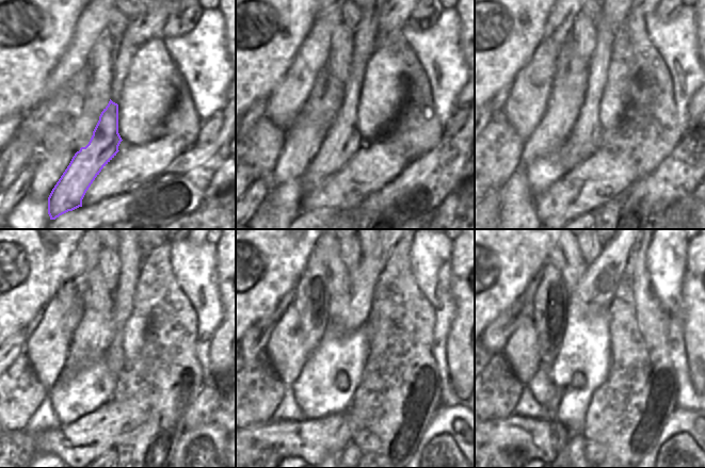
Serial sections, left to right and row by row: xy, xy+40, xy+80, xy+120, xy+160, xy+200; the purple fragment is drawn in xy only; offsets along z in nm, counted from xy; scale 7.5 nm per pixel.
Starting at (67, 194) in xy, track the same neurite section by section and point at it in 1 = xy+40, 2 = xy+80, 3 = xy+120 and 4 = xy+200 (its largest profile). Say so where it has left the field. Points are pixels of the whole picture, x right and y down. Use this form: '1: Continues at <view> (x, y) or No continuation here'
1: Continues at xy+40 (342, 140)
2: Continues at xy+80 (583, 139)
3: Continues at xy+120 (130, 254)
4: Continues at xy+200 (597, 285).

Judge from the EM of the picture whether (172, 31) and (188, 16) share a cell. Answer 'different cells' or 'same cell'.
same cell

